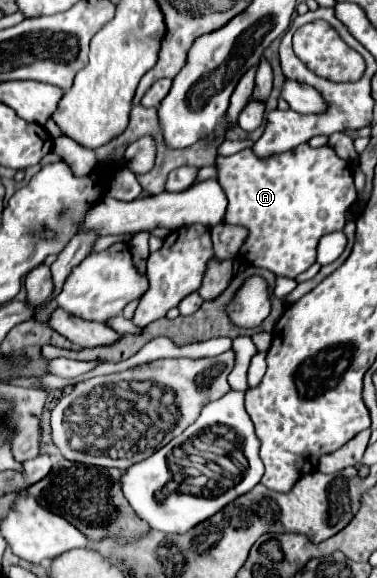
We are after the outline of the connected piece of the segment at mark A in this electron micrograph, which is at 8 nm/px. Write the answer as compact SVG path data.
M303 143L293 151L269 155L269 159L257 159L253 149L243 149L231 157L219 157L215 163L219 167L217 179L221 179L219 183L229 199L223 223L241 225L249 231L241 247L241 257L245 257L250 265L271 269L279 277L293 279L309 269L315 263L315 247L321 235L341 231L345 227L345 211L357 201L357 189L353 185L353 173L349 163L339 159L329 147L313 149Z

